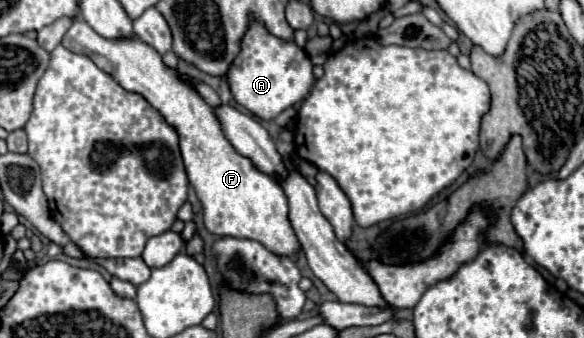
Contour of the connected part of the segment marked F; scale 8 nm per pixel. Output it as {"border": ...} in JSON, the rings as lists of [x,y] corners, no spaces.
{"border":[[[76,19],[66,31],[62,45],[74,53],[88,55],[100,69],[110,73],[124,89],[144,95],[180,135],[180,149],[190,185],[194,187],[202,209],[204,225],[214,235],[244,237],[262,243],[268,251],[280,257],[292,257],[300,251],[296,233],[288,221],[288,201],[282,187],[260,173],[250,159],[238,155],[226,141],[212,107],[186,83],[178,79],[176,69],[168,69],[162,57],[144,41],[108,41],[98,37],[86,21]]]}

